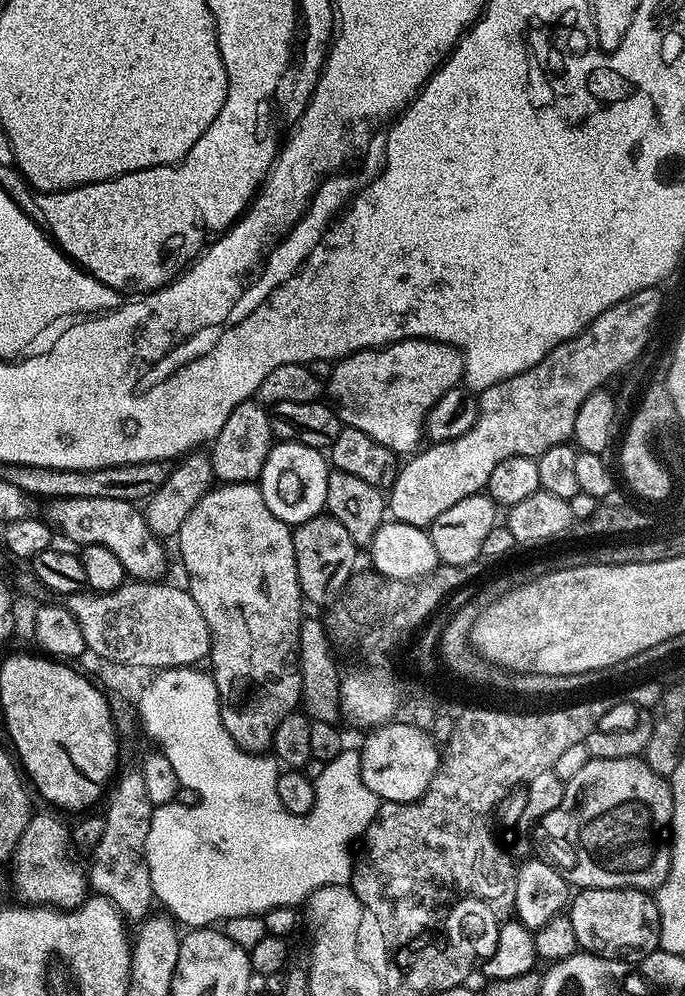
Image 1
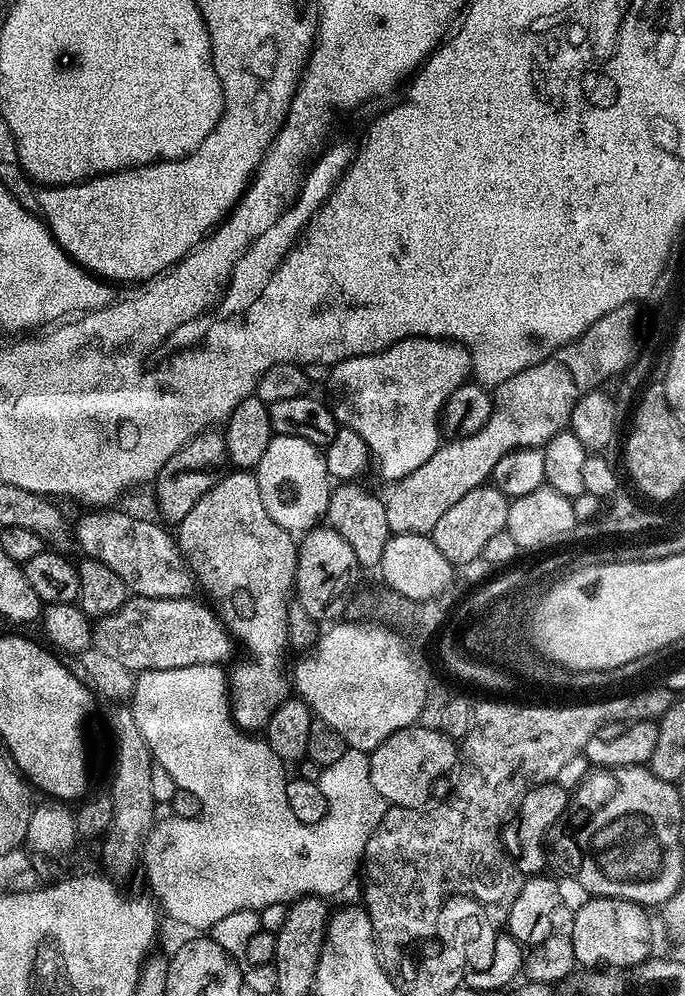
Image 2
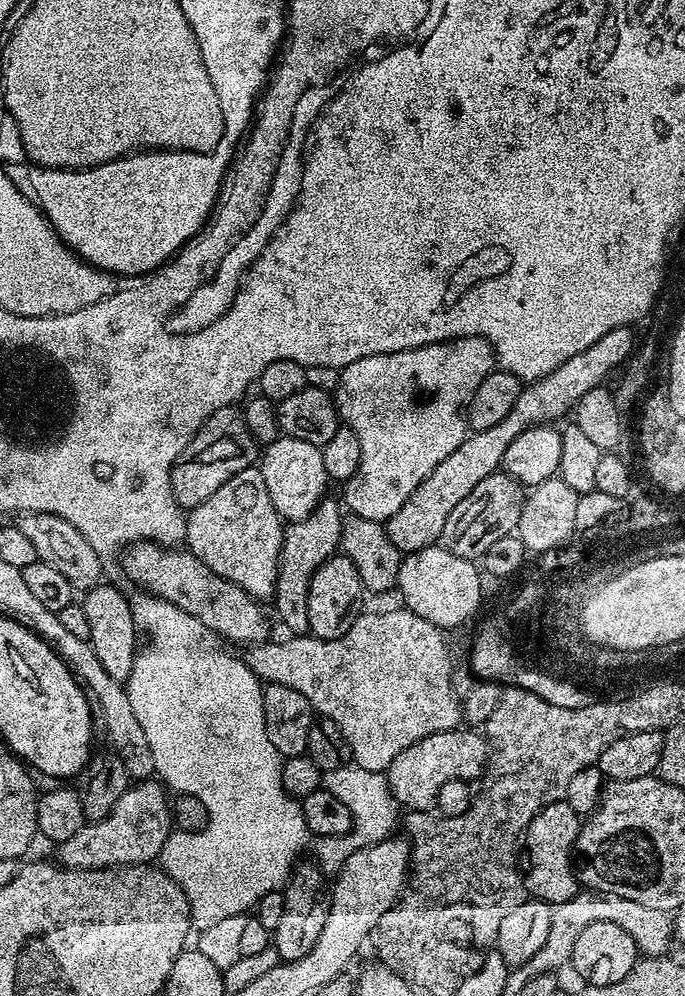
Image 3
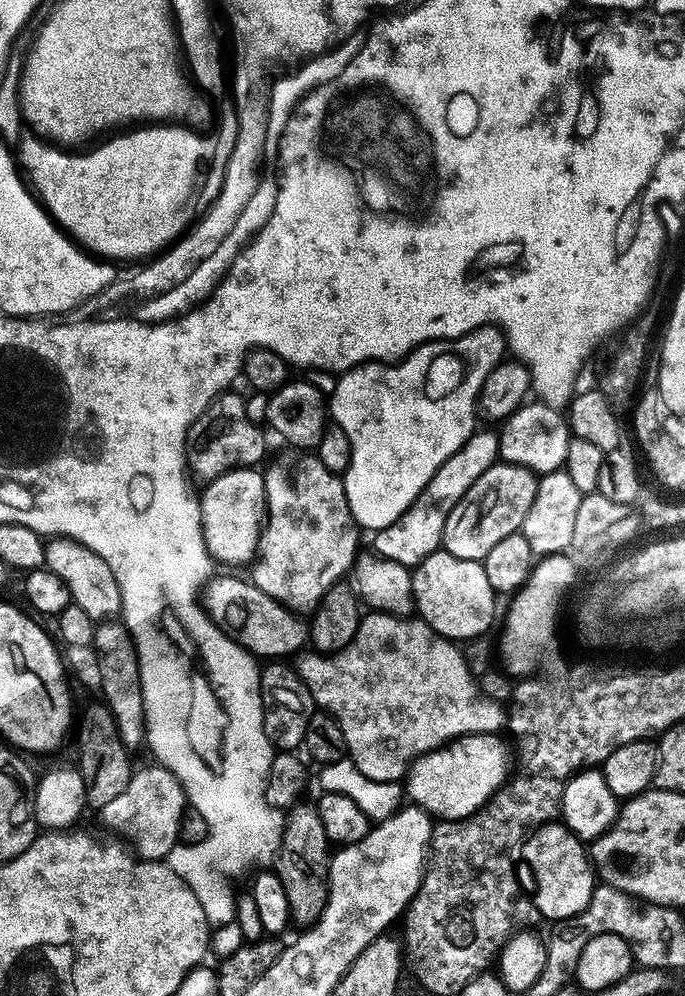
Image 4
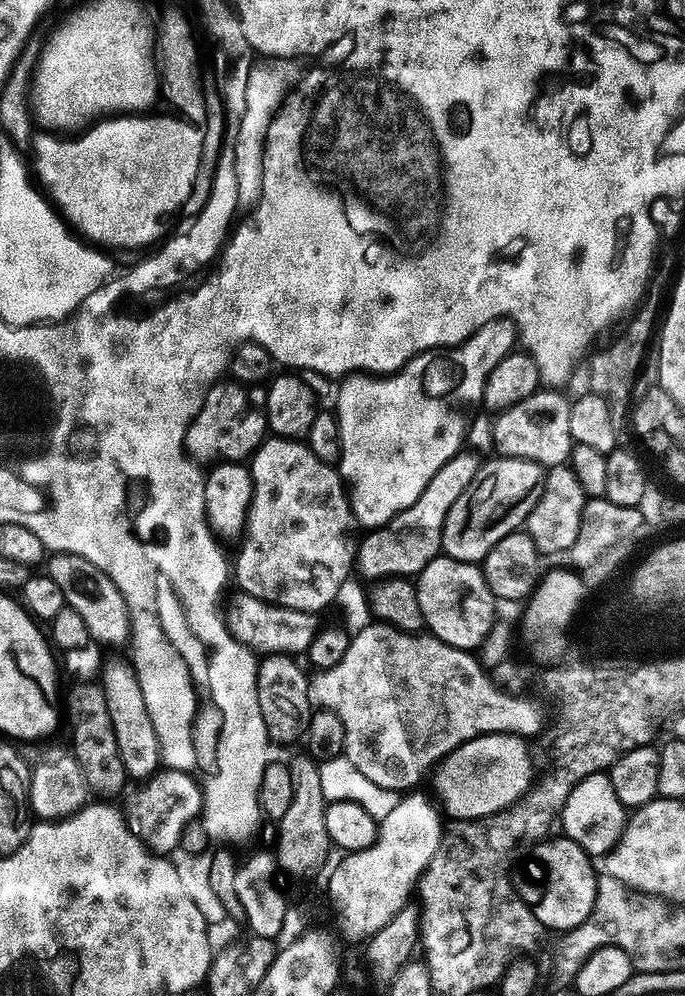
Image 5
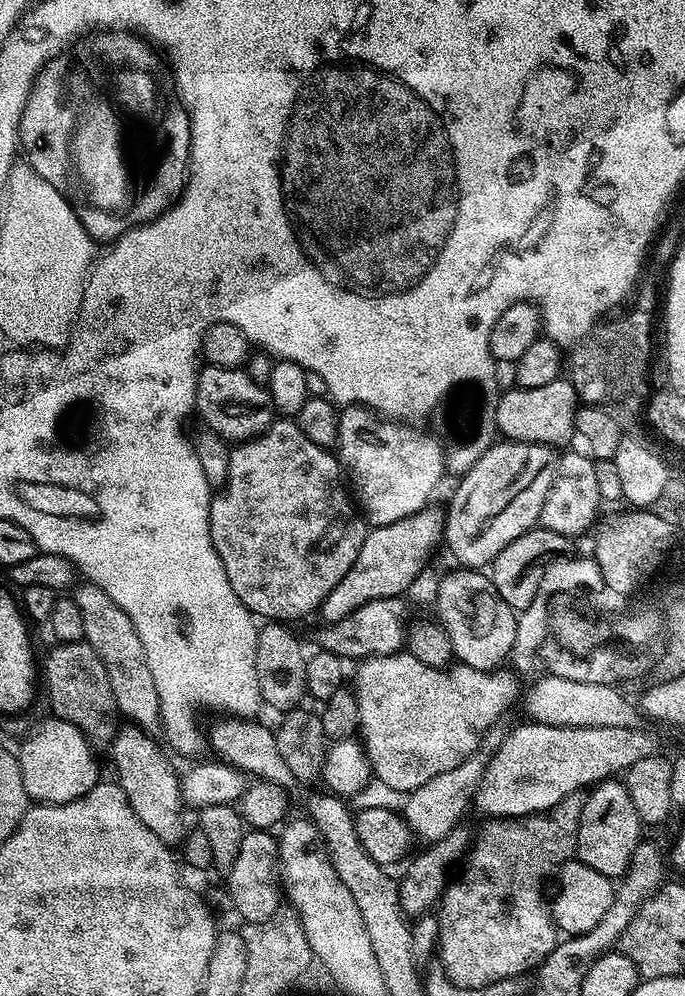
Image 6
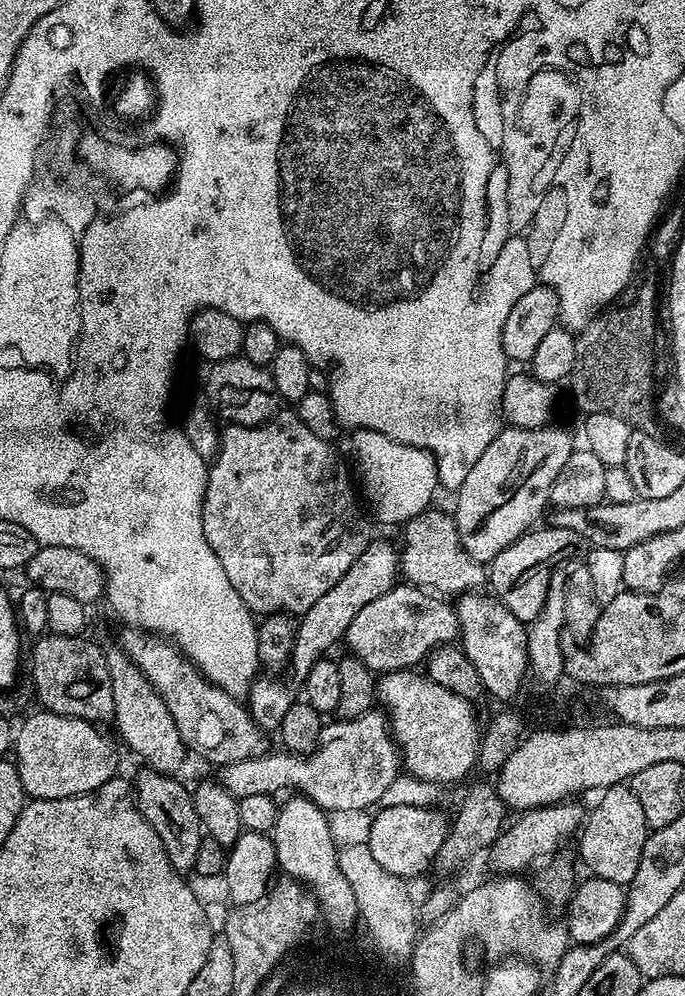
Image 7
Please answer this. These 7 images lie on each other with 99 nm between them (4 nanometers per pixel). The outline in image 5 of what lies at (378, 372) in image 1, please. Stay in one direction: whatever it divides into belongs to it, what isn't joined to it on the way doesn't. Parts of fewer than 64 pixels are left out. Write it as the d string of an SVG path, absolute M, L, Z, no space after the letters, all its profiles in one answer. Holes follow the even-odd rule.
M496 316L490 322L486 322L486 326L479 328L470 338L466 338L460 345L454 346L449 350L441 351L439 354L421 354L408 361L399 372L393 374L353 374L343 377L339 381L338 387L334 392L334 411L336 421L340 427L340 458L338 461L338 471L346 485L346 491L352 502L352 509L356 515L357 525L361 529L371 530L380 528L384 524L388 524L402 510L406 510L418 498L418 494L422 494L422 490L426 490L426 482L430 482L430 478L434 478L434 474L438 474L438 470L442 470L442 466L450 458L454 458L456 453L465 447L464 435L468 432L468 411L471 408L480 408L484 398L484 387L486 386L486 378L490 378L490 370L494 370L494 366L498 366L498 362L502 362L502 358L509 356L517 347L518 331L516 323L508 319L506 316Z

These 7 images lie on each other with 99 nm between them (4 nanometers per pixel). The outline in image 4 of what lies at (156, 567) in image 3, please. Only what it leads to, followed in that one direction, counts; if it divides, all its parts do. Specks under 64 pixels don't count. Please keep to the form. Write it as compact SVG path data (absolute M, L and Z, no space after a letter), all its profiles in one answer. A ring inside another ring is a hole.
M213 575L202 588L204 613L236 644L257 658L288 658L309 643L310 628L297 613L282 606L270 594L262 594L251 579L240 576Z

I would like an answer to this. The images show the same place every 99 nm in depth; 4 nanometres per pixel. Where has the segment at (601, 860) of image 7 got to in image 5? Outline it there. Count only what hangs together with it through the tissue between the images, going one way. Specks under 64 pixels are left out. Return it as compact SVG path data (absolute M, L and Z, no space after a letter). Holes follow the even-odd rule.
M595 772L574 790L570 790L570 798L566 798L566 806L560 812L559 823L564 824L563 835L569 836L582 850L586 850L593 858L603 858L615 848L628 825L630 812L622 802L618 802L618 794L614 794L614 786L604 772Z

